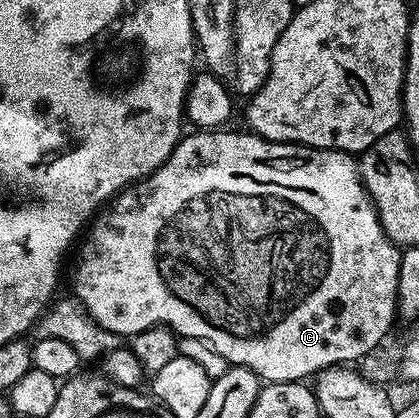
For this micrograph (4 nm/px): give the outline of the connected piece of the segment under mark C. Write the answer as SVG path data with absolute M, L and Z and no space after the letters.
M198 130L193 133L195 136L190 136L190 134L183 135L178 145L172 150L170 157L151 176L146 176L143 180L139 180L137 184L131 184L129 188L123 188L113 200L109 201L108 206L99 211L89 225L88 231L81 237L80 243L76 248L78 261L74 264L74 291L72 291L72 296L82 304L83 310L95 323L99 324L104 330L114 333L119 338L125 338L125 336L126 338L133 338L136 334L140 334L140 330L168 326L170 331L179 338L186 336L205 341L225 358L227 365L252 370L257 374L259 381L262 382L272 384L302 382L307 378L316 376L323 369L330 368L333 364L346 366L351 362L361 361L362 357L367 356L367 354L379 347L378 343L389 334L390 326L393 320L396 320L400 252L396 245L386 237L380 226L374 204L370 201L370 195L367 194L358 173L357 159L349 152L337 152L334 148L310 148L306 144L278 144L275 140L264 140L261 136L255 136L246 130L241 130L242 132L226 131L230 130Z

